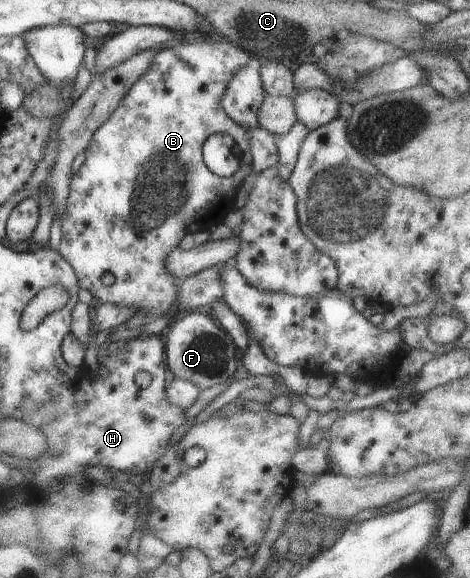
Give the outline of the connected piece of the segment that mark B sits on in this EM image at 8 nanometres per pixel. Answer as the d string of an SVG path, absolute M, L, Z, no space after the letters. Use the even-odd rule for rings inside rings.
M204 38L202 41L197 41L197 43L179 43L175 47L163 48L152 59L147 71L143 72L143 75L140 75L140 78L131 86L127 95L120 99L119 105L115 108L115 111L112 111L111 117L95 130L89 145L83 151L86 155L85 162L72 176L67 198L68 206L61 221L62 239L58 249L75 270L79 287L86 288L92 293L95 304L115 304L116 306L130 307L134 311L134 315L149 315L149 317L157 317L158 315L159 317L165 315L165 311L176 303L181 280L177 279L169 270L166 270L165 259L168 253L173 248L177 248L181 239L188 233L203 231L212 224L222 223L227 213L234 209L233 200L244 179L253 173L248 131L227 115L227 112L223 109L221 98L232 76L243 66L253 65L254 63L257 63L255 57L251 56L247 50L227 41L210 42L209 38ZM221 131L227 131L229 135L234 137L236 141L235 150L242 160L240 169L229 177L214 174L205 165L202 152L203 144L207 141L207 138ZM107 272L112 273L115 277L115 281L111 285L104 285L101 280L103 273Z

